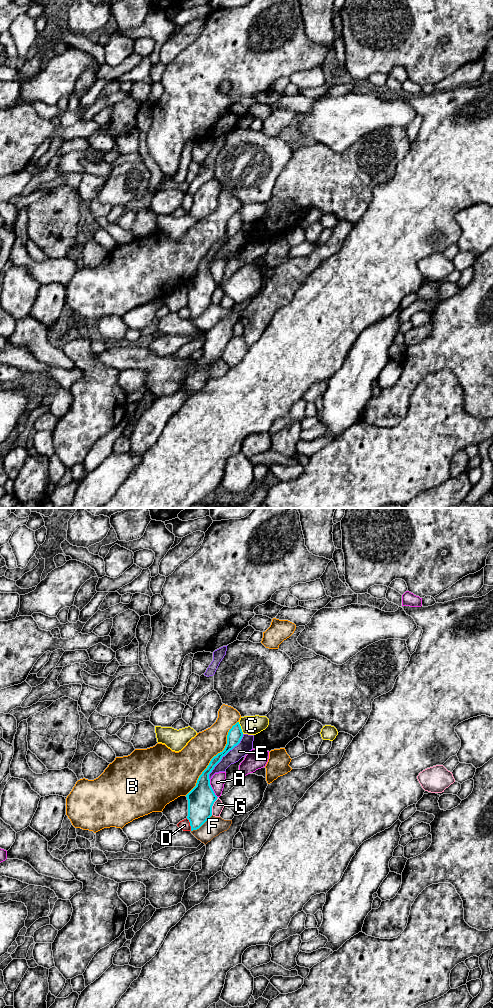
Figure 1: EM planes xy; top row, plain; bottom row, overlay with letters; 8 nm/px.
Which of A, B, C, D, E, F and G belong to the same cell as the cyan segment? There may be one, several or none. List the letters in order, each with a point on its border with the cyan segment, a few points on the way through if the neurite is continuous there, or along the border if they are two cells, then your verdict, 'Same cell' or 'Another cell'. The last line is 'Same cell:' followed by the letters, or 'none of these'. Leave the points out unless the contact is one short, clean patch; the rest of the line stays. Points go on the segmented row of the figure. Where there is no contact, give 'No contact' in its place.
A: Touches cyan at xy (211, 788). Another cell
B: Touches cyan at xy (213, 757). Another cell
C: Touches cyan at xy (240, 728). Boundary: xy (238, 722), (243, 733). Another cell
D: Touches cyan at xy (190, 824). Another cell
E: Touches cyan at xy (223, 755). Another cell
F: Touches cyan at xy (201, 825). Boundary: xy (212, 815), (198, 828), (191, 831). Another cell
G: Touches cyan at xy (212, 805). Boundary: xy (218, 797), (212, 806), (211, 814). Another cell
Same cell: none of these

